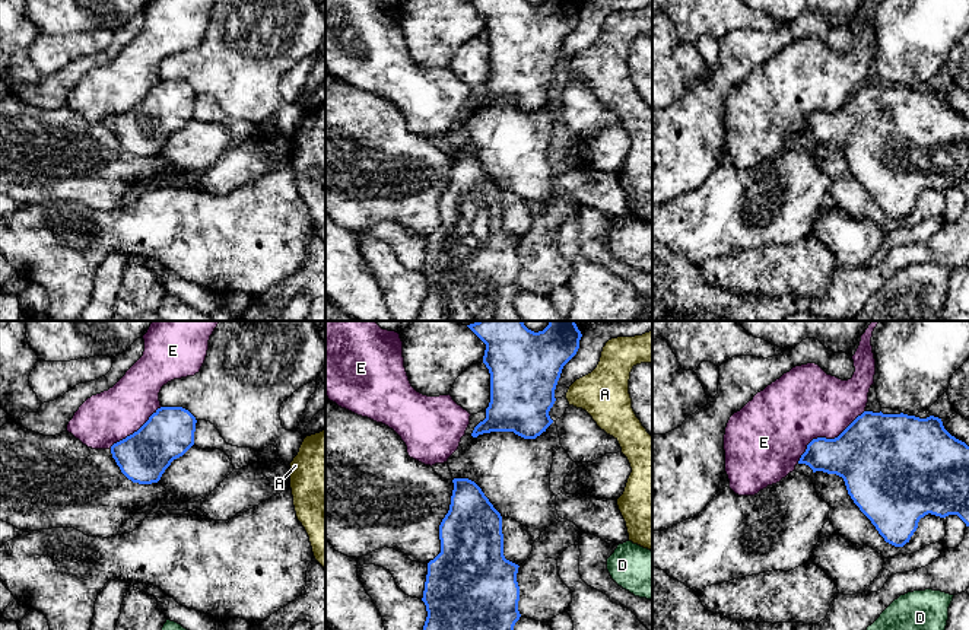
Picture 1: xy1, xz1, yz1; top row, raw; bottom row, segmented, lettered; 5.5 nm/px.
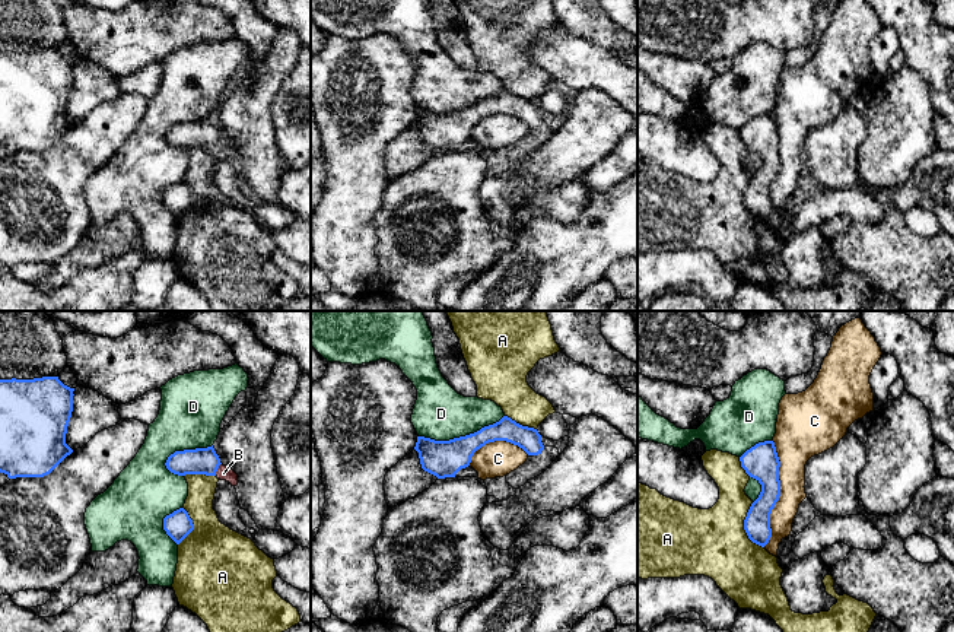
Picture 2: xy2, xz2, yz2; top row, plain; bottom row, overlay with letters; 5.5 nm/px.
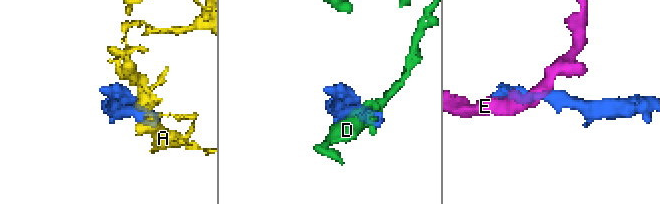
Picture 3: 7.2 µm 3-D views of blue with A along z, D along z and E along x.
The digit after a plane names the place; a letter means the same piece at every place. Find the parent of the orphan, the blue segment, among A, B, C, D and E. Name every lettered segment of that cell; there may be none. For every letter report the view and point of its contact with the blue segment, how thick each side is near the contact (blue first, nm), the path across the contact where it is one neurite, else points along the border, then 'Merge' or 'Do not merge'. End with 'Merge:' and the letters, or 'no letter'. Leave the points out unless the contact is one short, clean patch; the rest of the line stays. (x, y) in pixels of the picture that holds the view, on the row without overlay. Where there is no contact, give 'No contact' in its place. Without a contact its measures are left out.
A: Touches blue at yz2 (744, 200). Thickness 140 nm (blue) against 380 nm. Do not merge
B: Touches blue at xy2 (218, 140). Thickness 140 nm (blue) against 80 nm. Path across: xy2 (206, 135), (218, 140), (223, 146). Merge
C: Touches blue at yz2 (779, 167). Thickness 190 nm (blue) against 180 nm. Do not merge
D: Touches blue at xz2 (461, 110). Thickness 200 nm (blue) against 300 nm. Do not merge
E: Touches blue at yz1 (825, 111). Thickness 380 nm (blue) against 400 nm. Do not merge
Merge: B

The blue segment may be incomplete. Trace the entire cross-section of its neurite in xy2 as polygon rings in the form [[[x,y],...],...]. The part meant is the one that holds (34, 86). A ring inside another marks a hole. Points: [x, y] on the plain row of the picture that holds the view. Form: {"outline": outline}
{"outline": [[[58,50],[0,53],[0,146],[9,152],[44,150],[73,126],[66,117],[73,64]]]}

